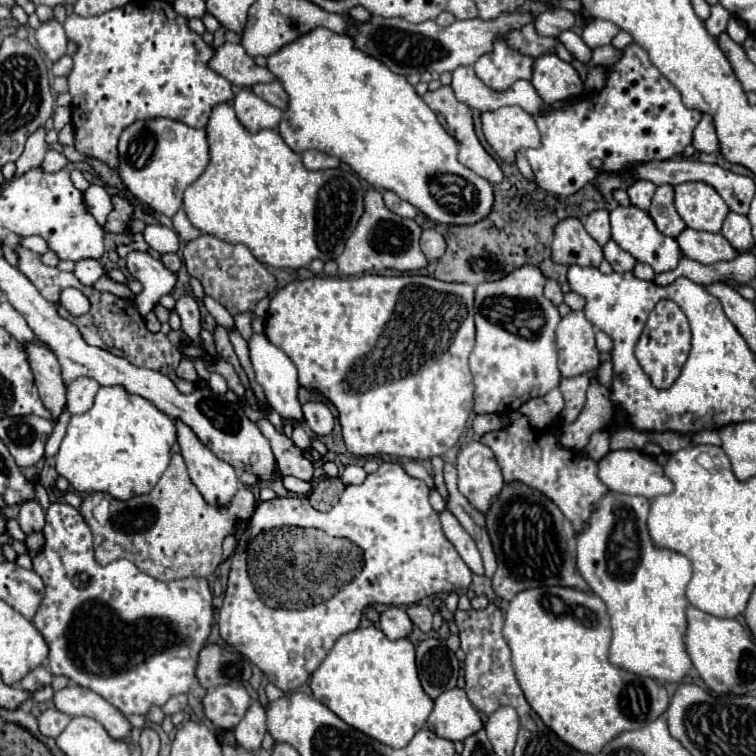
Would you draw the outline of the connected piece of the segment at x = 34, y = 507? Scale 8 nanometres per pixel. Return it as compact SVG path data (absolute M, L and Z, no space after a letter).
M26 501L22 507L20 507L20 515L18 515L18 523L20 523L20 529L30 535L30 533L38 533L44 529L44 523L46 523L46 517L44 517L44 511L42 507L38 505L38 501Z

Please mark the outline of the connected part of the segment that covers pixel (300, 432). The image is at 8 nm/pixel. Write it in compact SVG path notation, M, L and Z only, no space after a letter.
M298 426L293 429L291 438L303 452L307 452L311 447L311 439L306 434L302 426Z

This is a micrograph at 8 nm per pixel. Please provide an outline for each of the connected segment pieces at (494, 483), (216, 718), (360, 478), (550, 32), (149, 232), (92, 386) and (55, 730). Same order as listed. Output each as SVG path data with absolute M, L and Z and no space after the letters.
M468 443L458 453L458 489L480 513L488 513L504 487L494 453L482 443Z
M220 685L202 699L206 719L218 729L234 729L250 707L250 695L244 687Z
M348 465L342 473L342 483L344 485L360 485L366 481L366 477L368 477L368 473L360 465Z
M548 9L540 13L534 21L536 33L542 37L558 37L562 31L572 29L576 23L576 15L566 9Z
M161 224L147 225L143 236L149 247L160 251L161 255L178 251L178 235L172 228Z
M78 377L68 385L68 411L72 415L86 413L94 405L94 397L100 385L90 377Z
M46 709L46 711L38 717L38 729L40 729L40 733L46 735L46 737L54 737L54 739L64 731L64 727L66 727L68 723L70 723L70 717L64 715L64 713L58 711L58 709Z

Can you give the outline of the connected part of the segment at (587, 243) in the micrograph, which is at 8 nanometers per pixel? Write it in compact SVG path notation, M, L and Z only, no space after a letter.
M578 219L558 223L552 241L552 259L564 265L598 267L602 263L602 247L586 233Z

